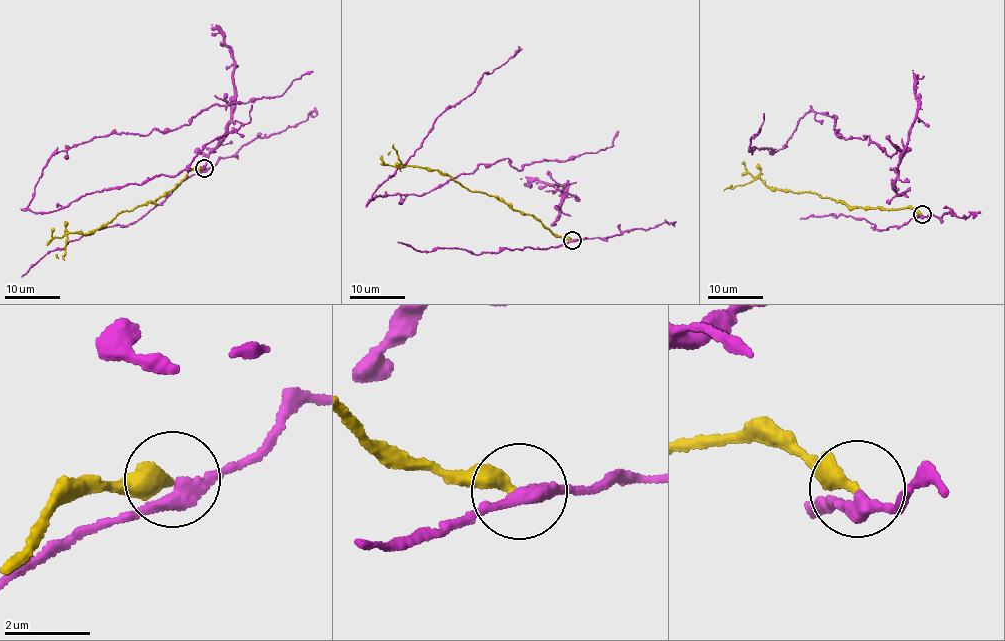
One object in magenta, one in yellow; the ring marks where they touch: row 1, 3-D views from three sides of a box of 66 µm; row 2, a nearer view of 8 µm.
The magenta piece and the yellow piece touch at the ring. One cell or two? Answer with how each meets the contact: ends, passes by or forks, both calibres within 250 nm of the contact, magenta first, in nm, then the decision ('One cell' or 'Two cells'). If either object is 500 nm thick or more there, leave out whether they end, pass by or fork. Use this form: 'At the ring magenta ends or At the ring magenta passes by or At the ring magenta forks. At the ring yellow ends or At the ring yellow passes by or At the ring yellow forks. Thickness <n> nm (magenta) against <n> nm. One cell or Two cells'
At the ring magenta passes by. At the ring yellow ends. Thickness 320 nm (magenta) against 360 nm. Two cells

